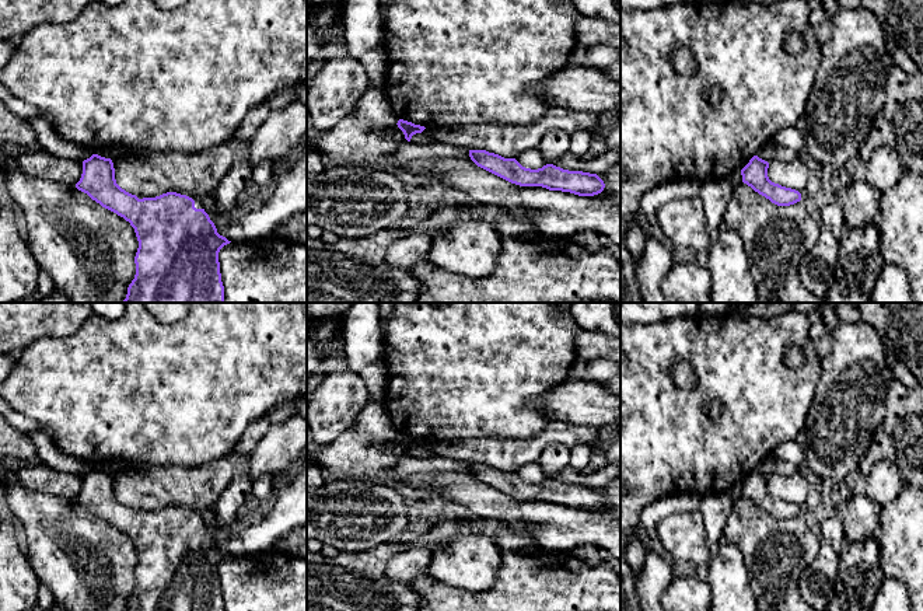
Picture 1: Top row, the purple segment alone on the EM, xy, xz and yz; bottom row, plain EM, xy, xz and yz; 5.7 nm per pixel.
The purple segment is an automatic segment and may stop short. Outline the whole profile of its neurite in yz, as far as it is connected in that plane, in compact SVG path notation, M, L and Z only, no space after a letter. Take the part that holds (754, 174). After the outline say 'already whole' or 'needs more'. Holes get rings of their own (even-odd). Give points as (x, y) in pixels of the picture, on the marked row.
M754 156L741 170L742 182L777 206L790 206L801 200L796 189L775 184L768 177L769 163Z; already whole

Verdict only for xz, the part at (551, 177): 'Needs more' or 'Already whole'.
Already whole

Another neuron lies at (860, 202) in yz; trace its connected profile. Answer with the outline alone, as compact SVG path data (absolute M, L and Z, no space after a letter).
M866 179L852 181L836 192L836 202L843 209L845 223L849 228L864 227L870 221L878 221L881 193Z

